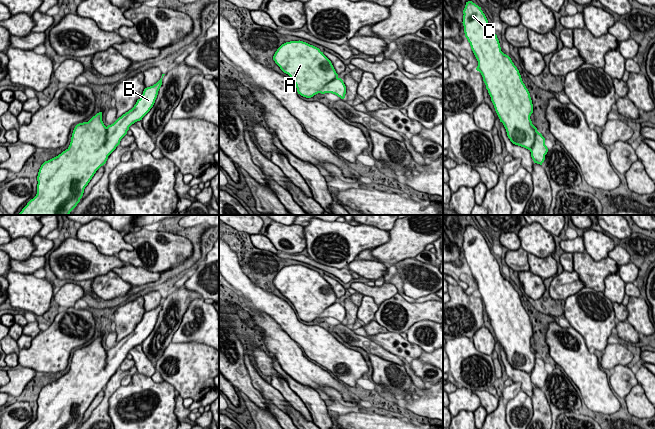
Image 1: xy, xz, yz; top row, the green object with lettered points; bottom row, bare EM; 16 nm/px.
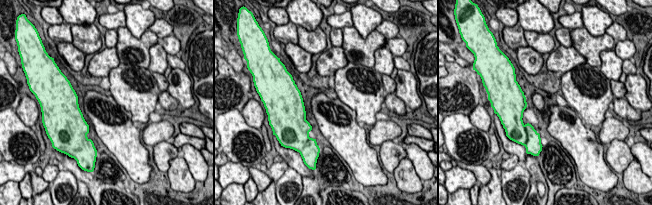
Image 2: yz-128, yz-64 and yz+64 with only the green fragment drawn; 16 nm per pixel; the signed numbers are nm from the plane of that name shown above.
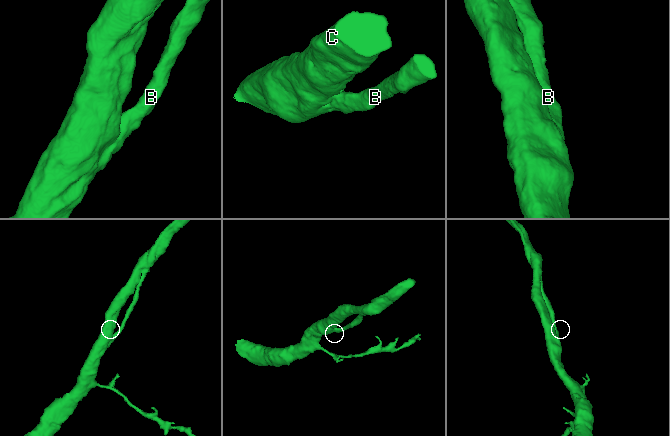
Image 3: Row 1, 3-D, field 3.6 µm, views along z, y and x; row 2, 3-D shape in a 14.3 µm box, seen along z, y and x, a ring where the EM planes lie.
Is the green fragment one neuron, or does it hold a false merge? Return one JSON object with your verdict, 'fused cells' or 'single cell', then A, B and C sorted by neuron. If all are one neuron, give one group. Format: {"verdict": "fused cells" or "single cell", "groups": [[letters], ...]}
{"verdict": "single cell", "groups": [["A", "B", "C"]]}

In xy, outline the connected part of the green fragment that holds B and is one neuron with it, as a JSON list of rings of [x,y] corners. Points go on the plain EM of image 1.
[[[162,302],[144,313],[134,331],[113,348],[104,349],[102,336],[75,350],[69,371],[45,385],[37,400],[37,418],[27,429],[77,429],[84,413],[120,368],[129,351],[153,331]]]

